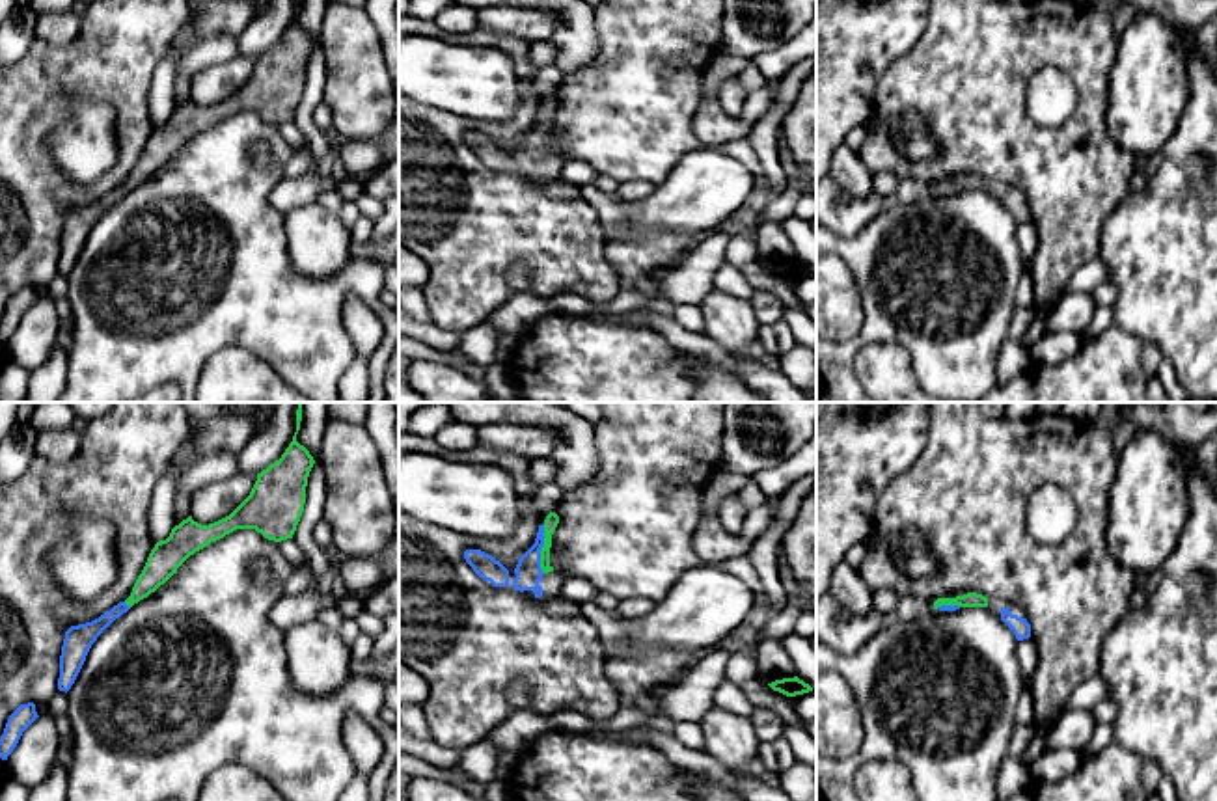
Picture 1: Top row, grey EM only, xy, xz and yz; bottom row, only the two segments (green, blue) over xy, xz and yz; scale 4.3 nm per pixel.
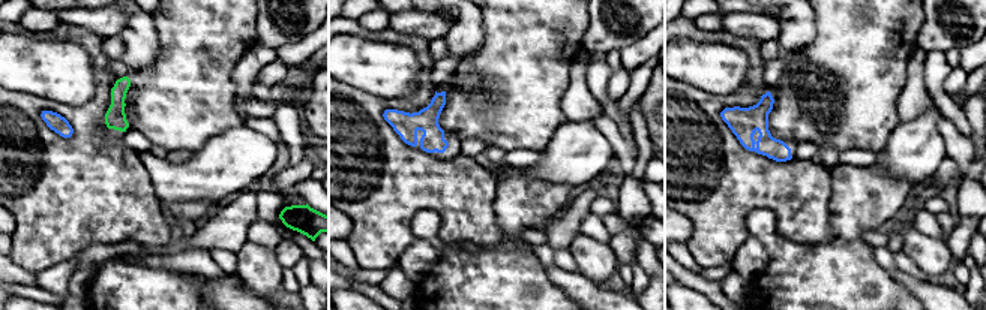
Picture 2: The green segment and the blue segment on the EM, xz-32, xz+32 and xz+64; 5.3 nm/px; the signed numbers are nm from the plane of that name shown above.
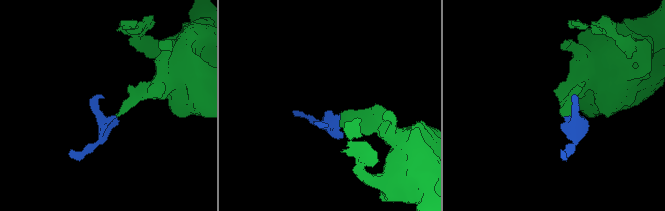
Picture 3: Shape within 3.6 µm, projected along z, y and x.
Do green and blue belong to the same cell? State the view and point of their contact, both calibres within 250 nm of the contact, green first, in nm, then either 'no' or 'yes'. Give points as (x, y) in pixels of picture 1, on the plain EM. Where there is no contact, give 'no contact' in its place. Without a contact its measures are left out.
xz (543, 131) | 60/120 nm | yes

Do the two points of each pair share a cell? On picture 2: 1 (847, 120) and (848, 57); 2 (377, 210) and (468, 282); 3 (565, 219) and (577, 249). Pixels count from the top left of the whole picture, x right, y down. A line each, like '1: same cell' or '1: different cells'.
1: same cell
2: different cells
3: different cells

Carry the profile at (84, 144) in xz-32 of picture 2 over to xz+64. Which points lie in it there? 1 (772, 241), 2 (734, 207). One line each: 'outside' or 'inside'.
1: outside
2: inside

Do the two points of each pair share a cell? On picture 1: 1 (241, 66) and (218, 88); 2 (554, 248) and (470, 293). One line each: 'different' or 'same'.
1: same
2: same

